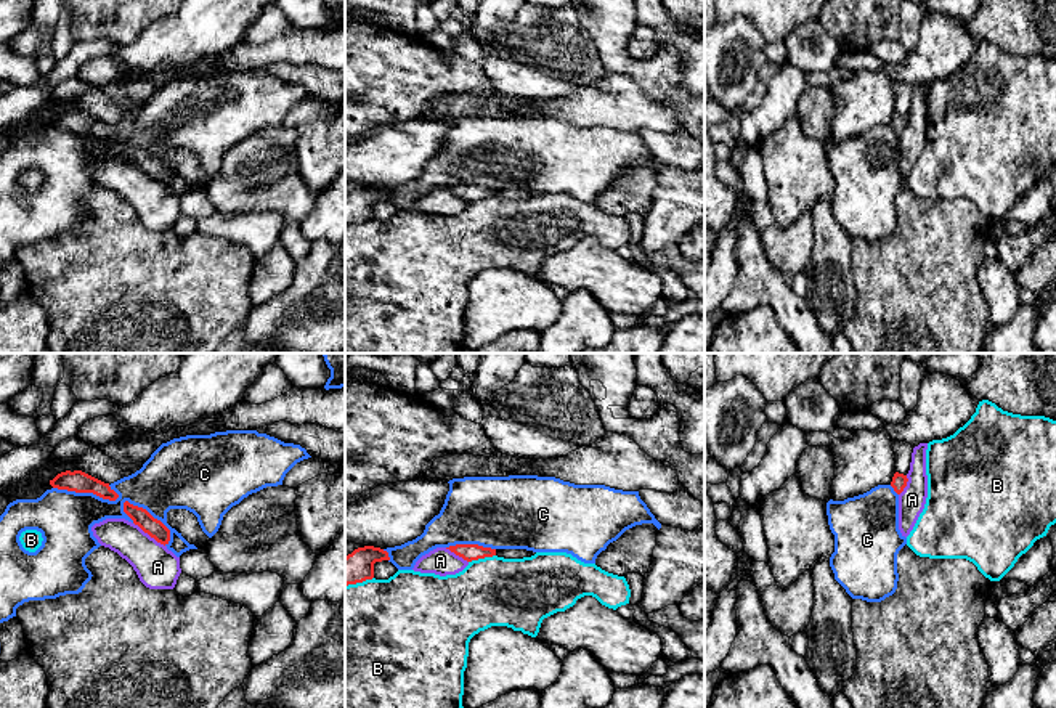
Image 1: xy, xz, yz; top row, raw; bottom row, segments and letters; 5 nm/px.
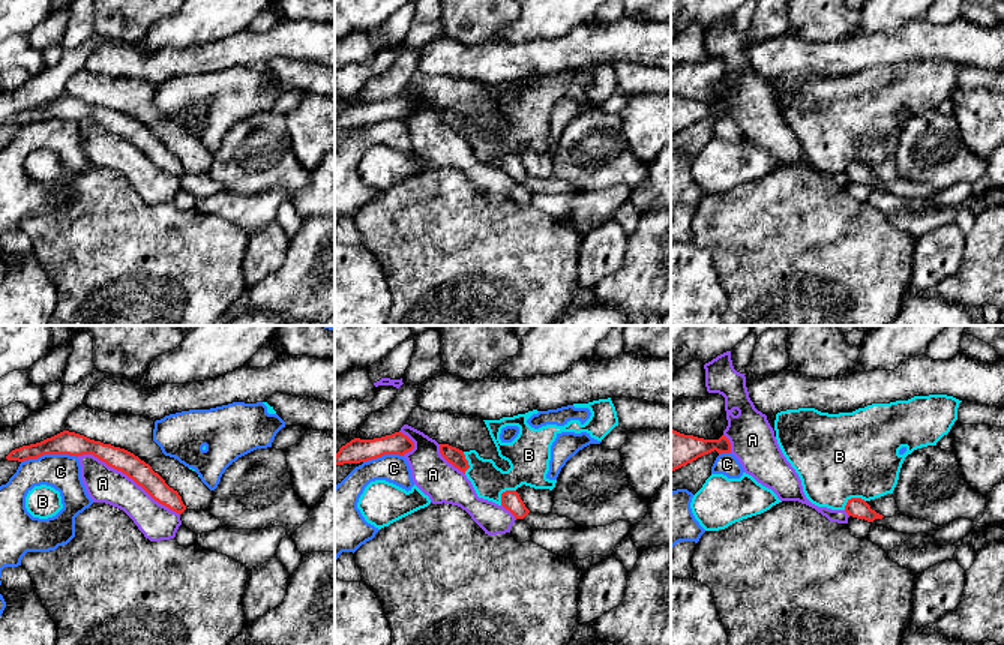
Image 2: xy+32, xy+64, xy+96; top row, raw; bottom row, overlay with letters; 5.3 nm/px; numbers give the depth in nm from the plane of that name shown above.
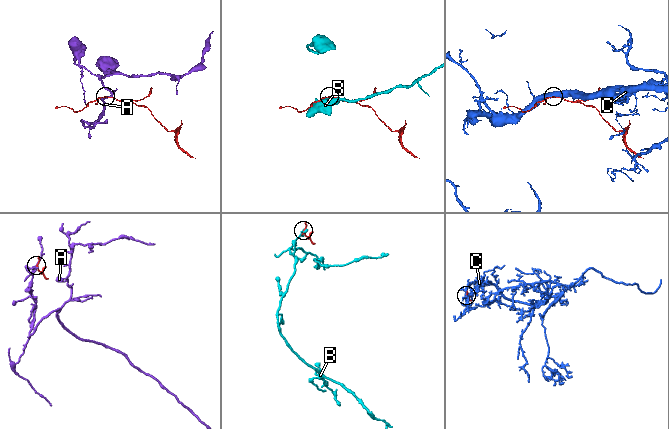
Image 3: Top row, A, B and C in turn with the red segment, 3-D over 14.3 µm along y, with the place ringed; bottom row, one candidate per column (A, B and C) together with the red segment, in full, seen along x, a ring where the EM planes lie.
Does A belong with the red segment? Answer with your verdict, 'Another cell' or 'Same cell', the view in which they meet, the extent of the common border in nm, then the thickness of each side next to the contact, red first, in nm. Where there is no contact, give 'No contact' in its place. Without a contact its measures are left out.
Another cell. Touches red in xy. Shared border 200 nm. Thickness 90 nm (red) against 200 nm

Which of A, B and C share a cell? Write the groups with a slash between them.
A / B / C

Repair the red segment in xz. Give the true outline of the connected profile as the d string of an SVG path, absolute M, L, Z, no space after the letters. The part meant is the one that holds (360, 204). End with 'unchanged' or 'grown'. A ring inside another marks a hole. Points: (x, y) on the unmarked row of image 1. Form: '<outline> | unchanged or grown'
M364 186L355 189L345 197L345 226L372 220L374 204L382 201L390 201L390 197L380 188Z | unchanged

